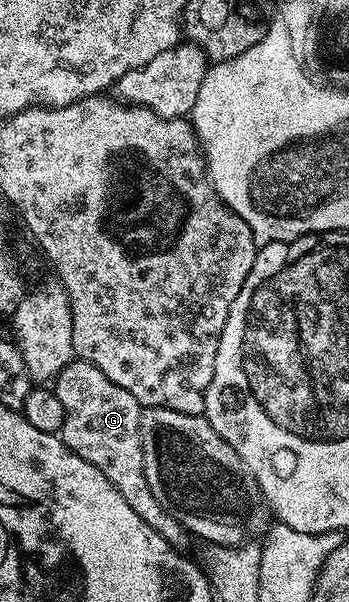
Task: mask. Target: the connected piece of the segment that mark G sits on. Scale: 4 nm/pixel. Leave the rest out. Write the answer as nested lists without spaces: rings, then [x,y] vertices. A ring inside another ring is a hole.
[[[77,357],[56,376],[52,389],[56,397],[60,397],[60,405],[64,405],[64,425],[60,432],[62,444],[72,453],[84,457],[84,461],[96,465],[96,469],[116,485],[120,497],[132,505],[140,521],[152,525],[168,545],[185,552],[186,546],[192,542],[190,532],[176,521],[172,513],[168,513],[168,509],[164,509],[164,505],[160,505],[160,501],[156,501],[156,497],[152,497],[148,477],[144,477],[144,453],[138,436],[142,404],[128,393],[128,389],[120,389],[116,381],[108,381],[96,365]]]

